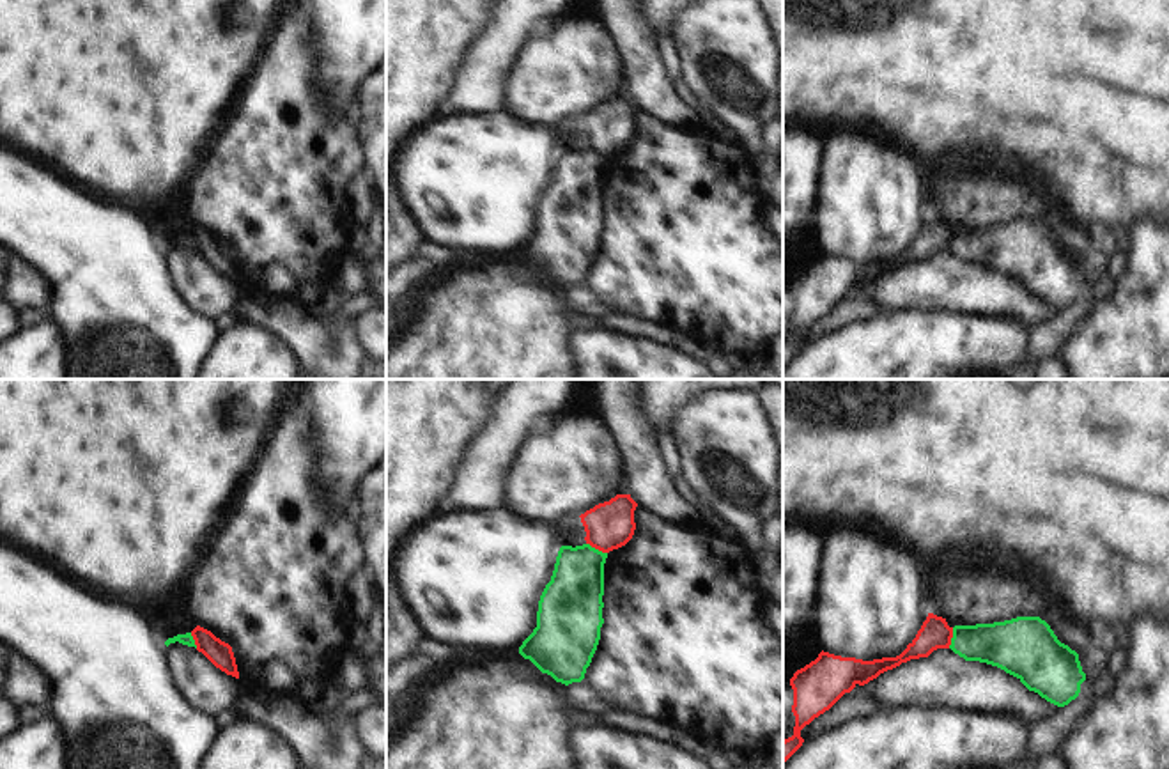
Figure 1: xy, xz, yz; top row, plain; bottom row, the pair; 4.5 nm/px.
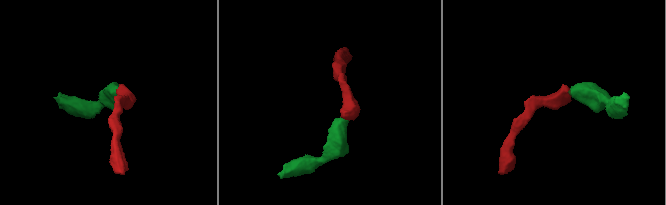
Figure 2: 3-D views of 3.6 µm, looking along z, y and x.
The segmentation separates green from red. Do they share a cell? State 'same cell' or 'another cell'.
another cell

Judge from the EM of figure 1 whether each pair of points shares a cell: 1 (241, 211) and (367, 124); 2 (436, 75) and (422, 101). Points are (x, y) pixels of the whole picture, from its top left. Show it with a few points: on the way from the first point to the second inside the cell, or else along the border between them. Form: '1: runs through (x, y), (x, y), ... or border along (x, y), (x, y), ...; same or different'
1: border along (355, 123), (367, 170); different
2: runs through (429, 82), (422, 94); same

